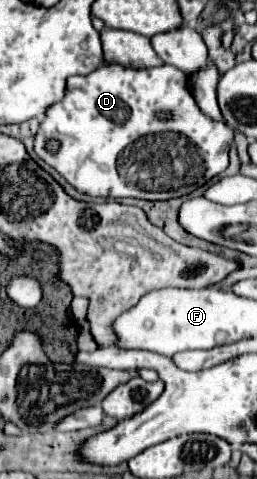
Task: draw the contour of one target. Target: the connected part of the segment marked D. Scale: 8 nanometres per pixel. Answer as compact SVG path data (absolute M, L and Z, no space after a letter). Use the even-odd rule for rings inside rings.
M108 64L94 74L74 76L68 80L66 98L46 112L46 120L34 140L36 154L54 166L76 190L90 196L102 198L144 198L144 200L170 200L192 194L194 190L206 186L214 176L222 174L230 160L228 152L234 142L234 130L226 122L216 122L208 118L196 104L190 88L188 76L174 66L158 68L124 68L120 64ZM48 140L58 142L58 150L48 150Z

